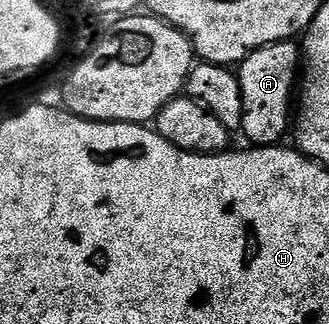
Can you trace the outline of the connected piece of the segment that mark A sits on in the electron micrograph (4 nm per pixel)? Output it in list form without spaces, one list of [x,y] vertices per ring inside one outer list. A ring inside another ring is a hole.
[[[292,40],[275,42],[252,52],[242,60],[237,81],[243,90],[243,122],[241,132],[253,146],[277,146],[282,143],[285,131],[291,128],[291,113],[295,108],[295,89],[299,84],[299,69],[303,52]]]

